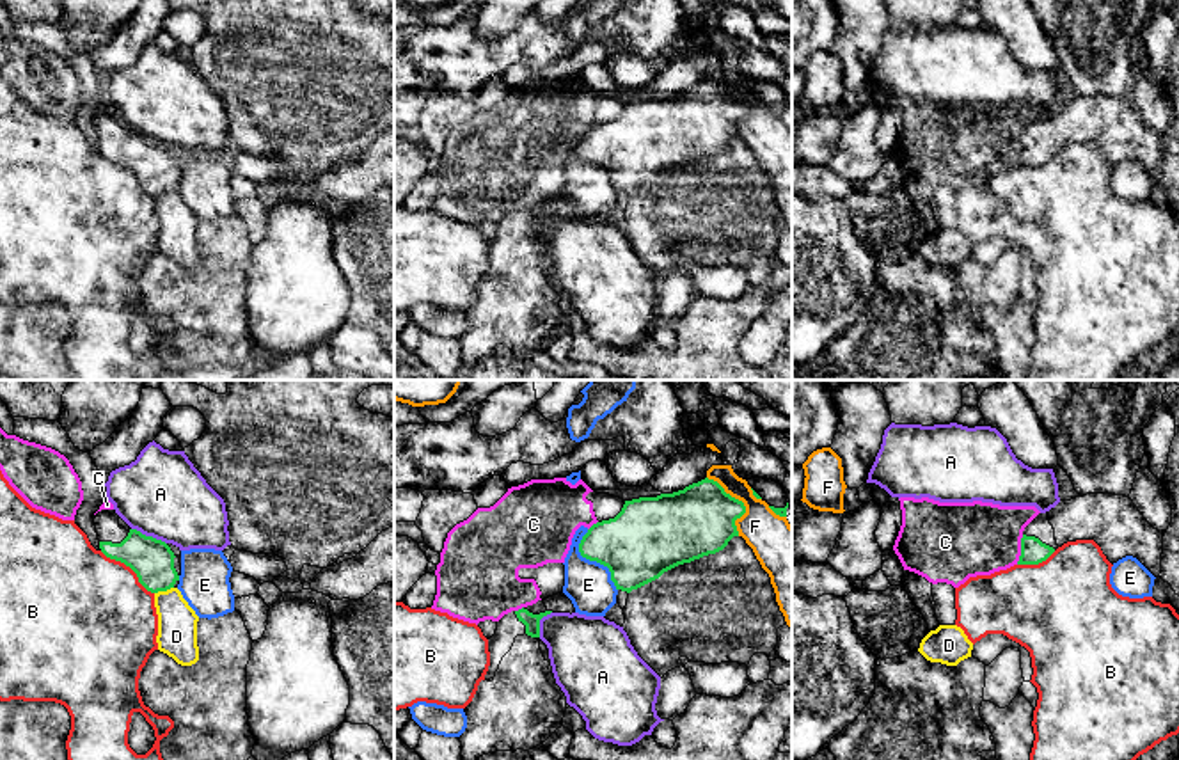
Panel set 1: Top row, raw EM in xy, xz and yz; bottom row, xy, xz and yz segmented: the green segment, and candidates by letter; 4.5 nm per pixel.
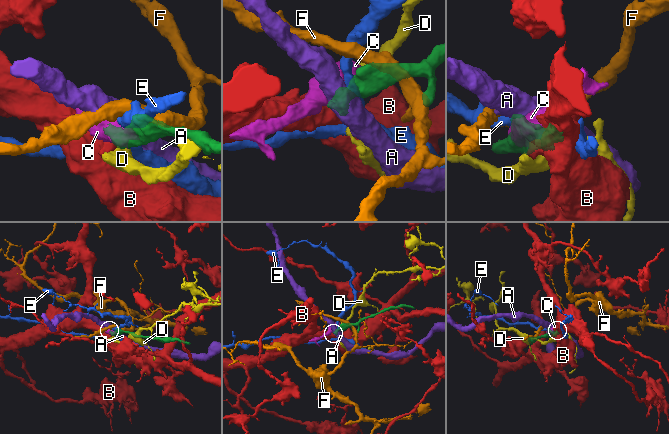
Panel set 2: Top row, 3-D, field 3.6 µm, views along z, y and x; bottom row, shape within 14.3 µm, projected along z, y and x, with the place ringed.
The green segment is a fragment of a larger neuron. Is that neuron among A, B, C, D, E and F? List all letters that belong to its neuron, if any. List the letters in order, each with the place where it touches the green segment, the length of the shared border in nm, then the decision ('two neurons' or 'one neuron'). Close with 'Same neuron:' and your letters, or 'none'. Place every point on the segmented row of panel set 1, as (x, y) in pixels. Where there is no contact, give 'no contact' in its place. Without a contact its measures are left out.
A: xy (150, 537) | 180 nm | two neurons
B: xy (128, 565) | 320 nm | two neurons
C: yz (1021, 549) | 140 nm | two neurons
D: xy (164, 590) | 90 nm | two neurons
E: xz (593, 560) | 320 nm | two neurons
F: xz (741, 501) | 300 nm | two neurons
Same neuron: none

